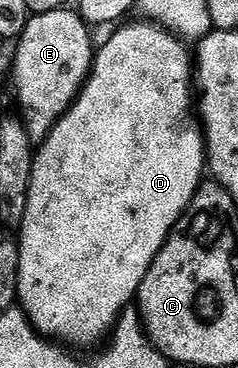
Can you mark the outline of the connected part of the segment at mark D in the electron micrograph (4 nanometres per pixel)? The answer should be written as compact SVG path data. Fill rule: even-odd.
M142 22L143 24L127 24L124 23L124 28L116 27L111 37L103 44L103 49L100 47L95 54L95 63L91 66L91 75L87 77L87 82L83 89L79 91L79 96L71 104L70 110L61 117L57 122L57 126L53 126L53 130L45 137L38 145L35 161L33 162L33 178L29 182L29 207L25 209L25 218L23 225L17 230L17 239L19 241L19 294L17 297L18 307L23 309L23 313L30 320L32 326L42 335L46 336L52 342L58 342L64 346L70 346L72 349L80 350L79 348L87 348L83 350L91 350L96 347L98 340L106 341L109 333L114 329L115 323L119 321L119 315L128 311L127 304L136 299L139 294L141 282L145 282L145 274L149 274L149 266L153 266L153 262L157 258L157 254L165 246L165 242L171 236L171 231L179 225L179 221L184 219L187 207L191 205L191 200L195 196L195 192L199 189L199 185L205 180L205 165L207 162L207 145L201 127L201 121L197 115L196 109L193 107L193 56L189 51L188 45L173 33L167 32L160 28L157 24L150 22Z

